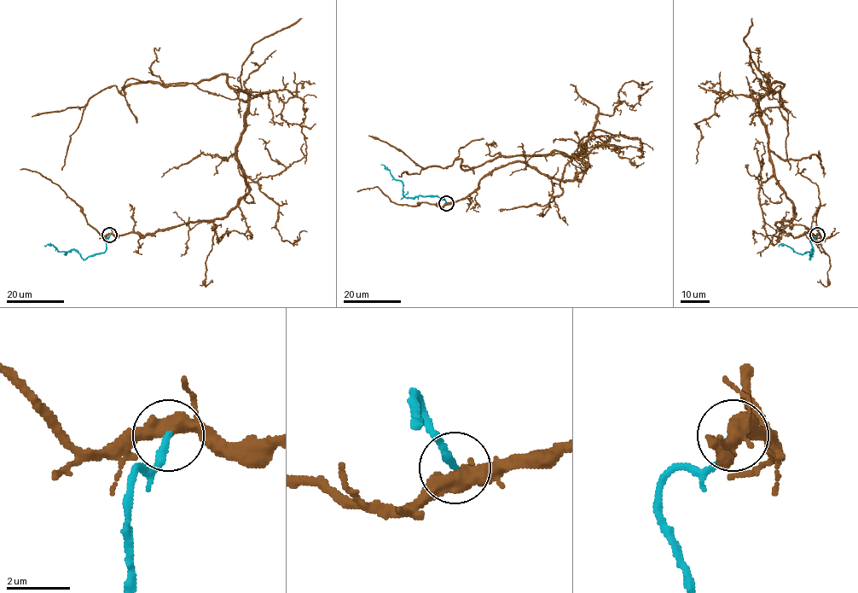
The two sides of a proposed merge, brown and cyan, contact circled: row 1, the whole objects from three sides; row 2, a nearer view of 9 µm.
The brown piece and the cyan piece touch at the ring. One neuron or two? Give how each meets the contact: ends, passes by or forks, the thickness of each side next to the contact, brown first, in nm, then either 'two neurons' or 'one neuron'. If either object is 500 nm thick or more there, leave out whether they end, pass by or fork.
brown forks there; cyan ends there; 420 nm thick on the brown side, 240 nm on the other; one neuron

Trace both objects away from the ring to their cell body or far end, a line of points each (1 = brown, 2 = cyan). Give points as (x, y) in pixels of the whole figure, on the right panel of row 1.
1: (817, 235), (776, 226), (795, 206), (758, 107), (774, 82), (790, 170)
2: (817, 235), (810, 239), (814, 250), (809, 258), (811, 249), (797, 253), (786, 245), (778, 245)

